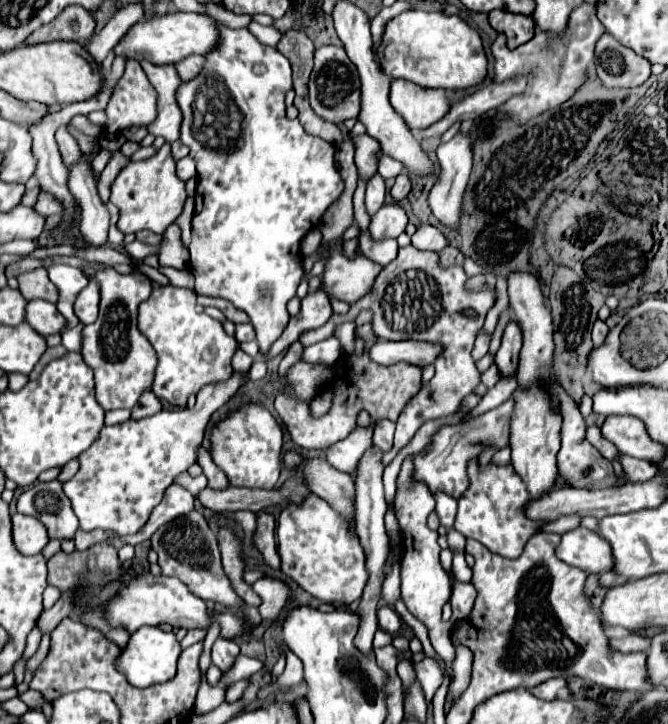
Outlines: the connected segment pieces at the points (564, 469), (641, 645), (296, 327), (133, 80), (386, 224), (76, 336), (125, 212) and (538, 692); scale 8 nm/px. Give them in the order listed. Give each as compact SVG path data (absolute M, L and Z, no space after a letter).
M556 382L552 388L558 394L560 402L560 414L564 418L562 424L562 448L558 452L558 470L566 478L572 488L610 488L614 484L614 470L612 464L586 440L586 424L584 418L576 406L576 402L562 390L562 386Z
M628 634L622 638L610 638L610 650L630 654L630 652L644 652L650 648L650 640L642 638L640 634Z
M318 290L314 294L308 294L302 300L300 314L288 322L284 334L270 346L270 350L266 354L260 354L258 358L264 360L264 362L270 362L280 352L284 352L286 348L290 348L290 344L294 344L300 338L300 334L324 326L330 320L332 314L334 314L334 310L330 306L330 300L328 300L328 296L322 290Z
M128 60L124 76L114 86L106 116L108 122L102 126L104 132L122 132L124 128L146 126L154 120L156 92L136 60Z
M388 202L384 204L370 222L370 234L376 240L384 240L384 238L398 238L404 228L408 224L408 216L406 210L402 208L400 202Z
M82 324L78 326L78 328L72 328L72 330L68 330L68 332L64 332L62 334L62 346L66 348L66 350L70 350L70 352L78 352L80 350L80 332L82 332Z
M158 150L154 158L140 162L142 166L138 170L136 166L130 166L110 184L110 202L116 204L120 210L120 220L116 228L122 234L132 234L140 230L152 230L156 234L162 234L182 212L188 194L184 190L184 182L176 176L176 162L170 150Z
M554 678L554 680L544 680L542 684L534 686L530 692L534 696L538 696L540 700L554 700L556 694L558 694L558 690L564 688L564 686L566 686L566 680L564 678Z

